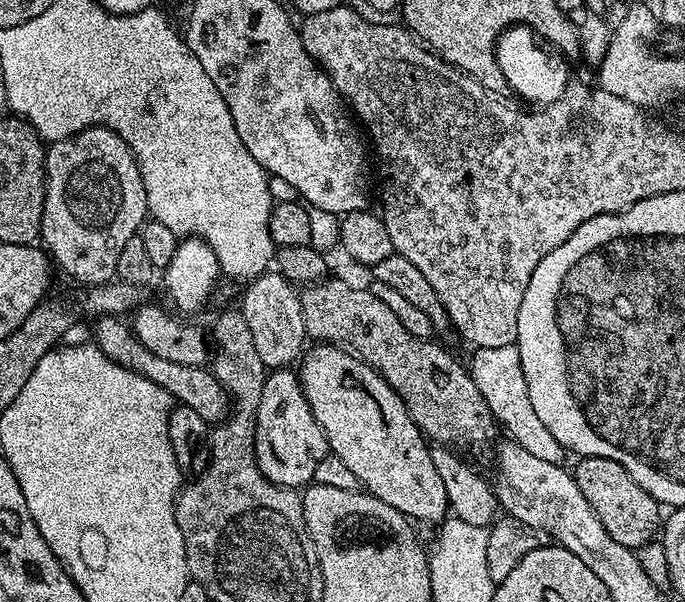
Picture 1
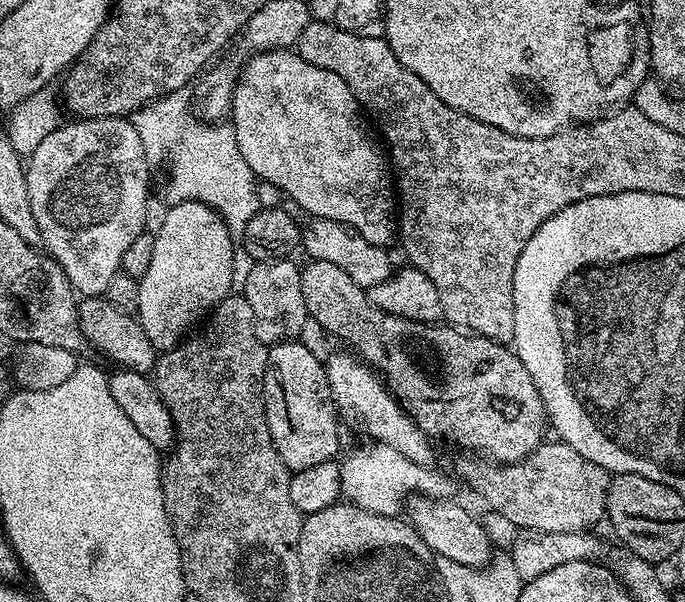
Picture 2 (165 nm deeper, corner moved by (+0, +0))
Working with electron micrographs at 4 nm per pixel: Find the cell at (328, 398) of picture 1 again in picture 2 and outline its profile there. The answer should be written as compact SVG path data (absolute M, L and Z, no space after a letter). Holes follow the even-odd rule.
M420 494L417 497L413 504L411 501L407 505L406 516L433 554L474 568L483 568L492 559L494 545L476 516L472 517L462 505L455 504L455 499L452 498L433 498L428 494Z

